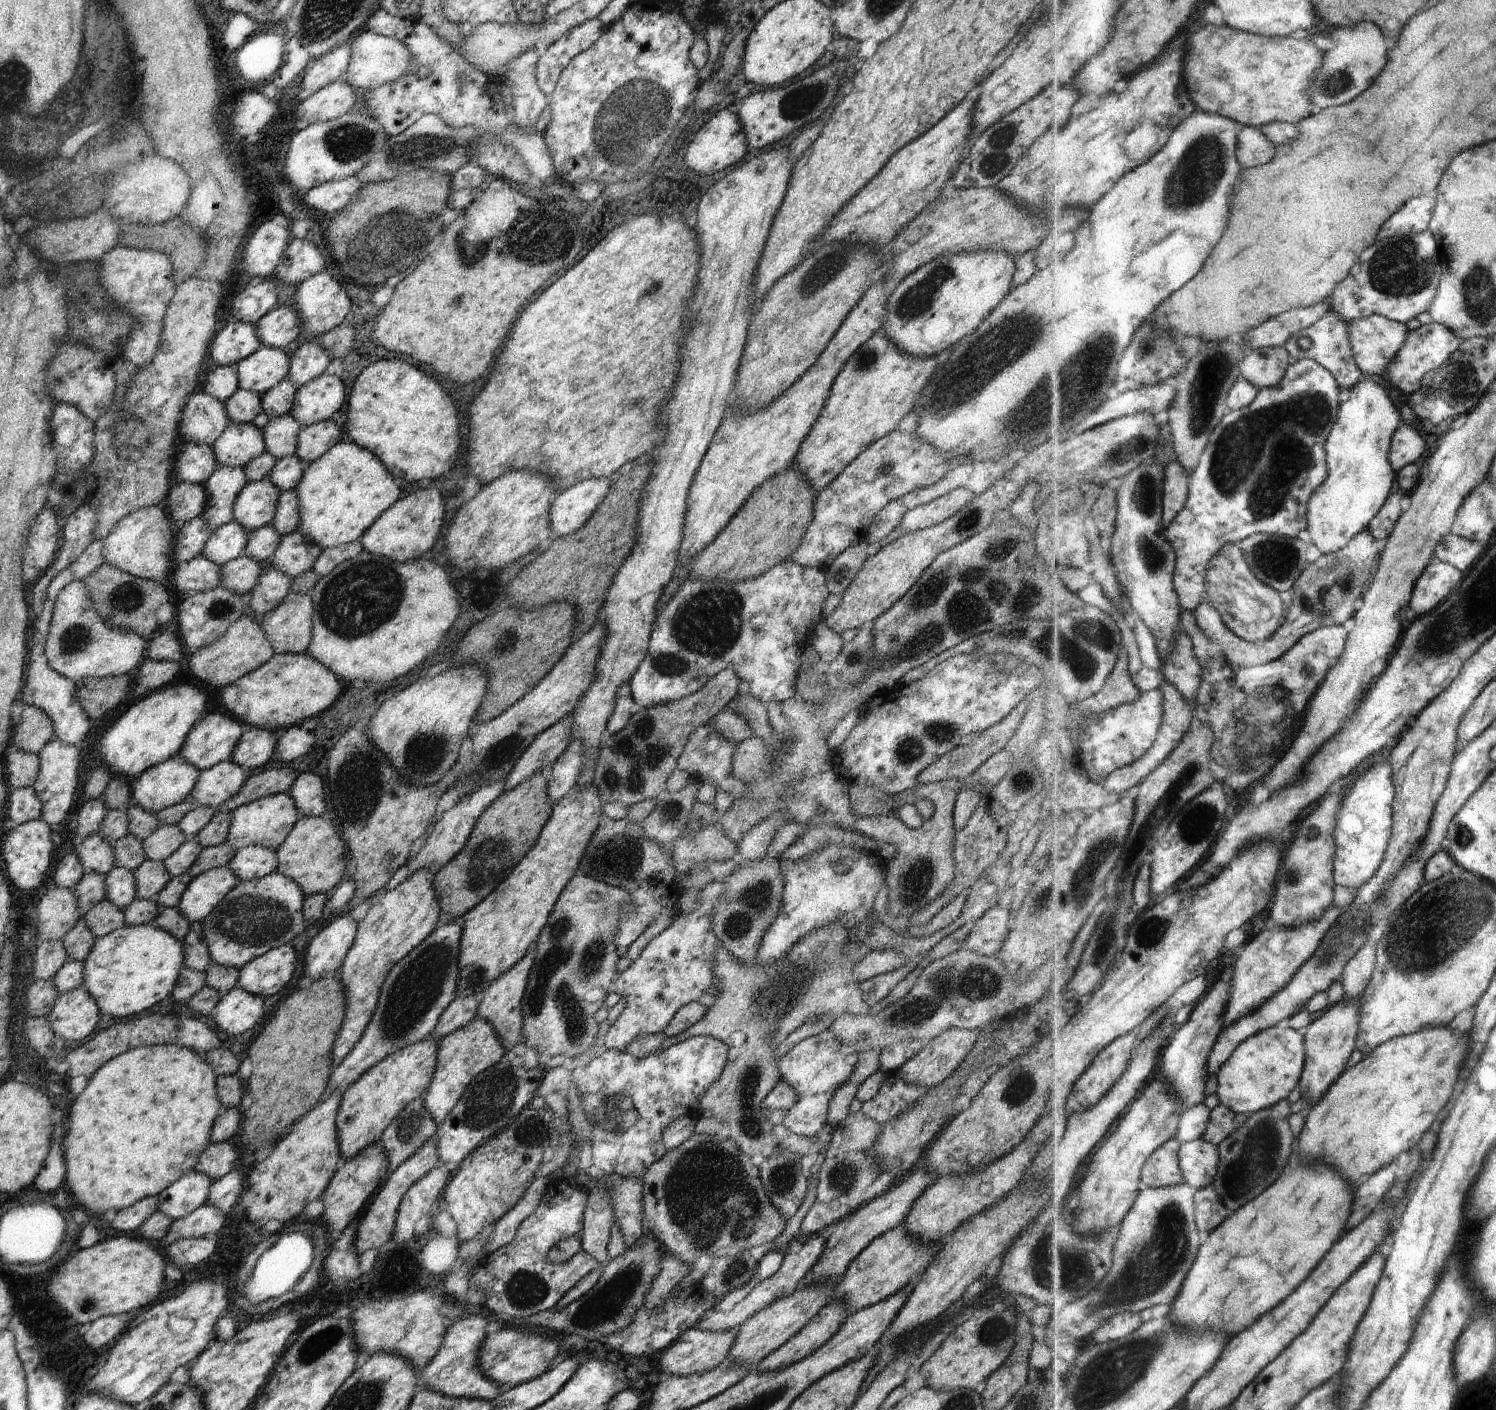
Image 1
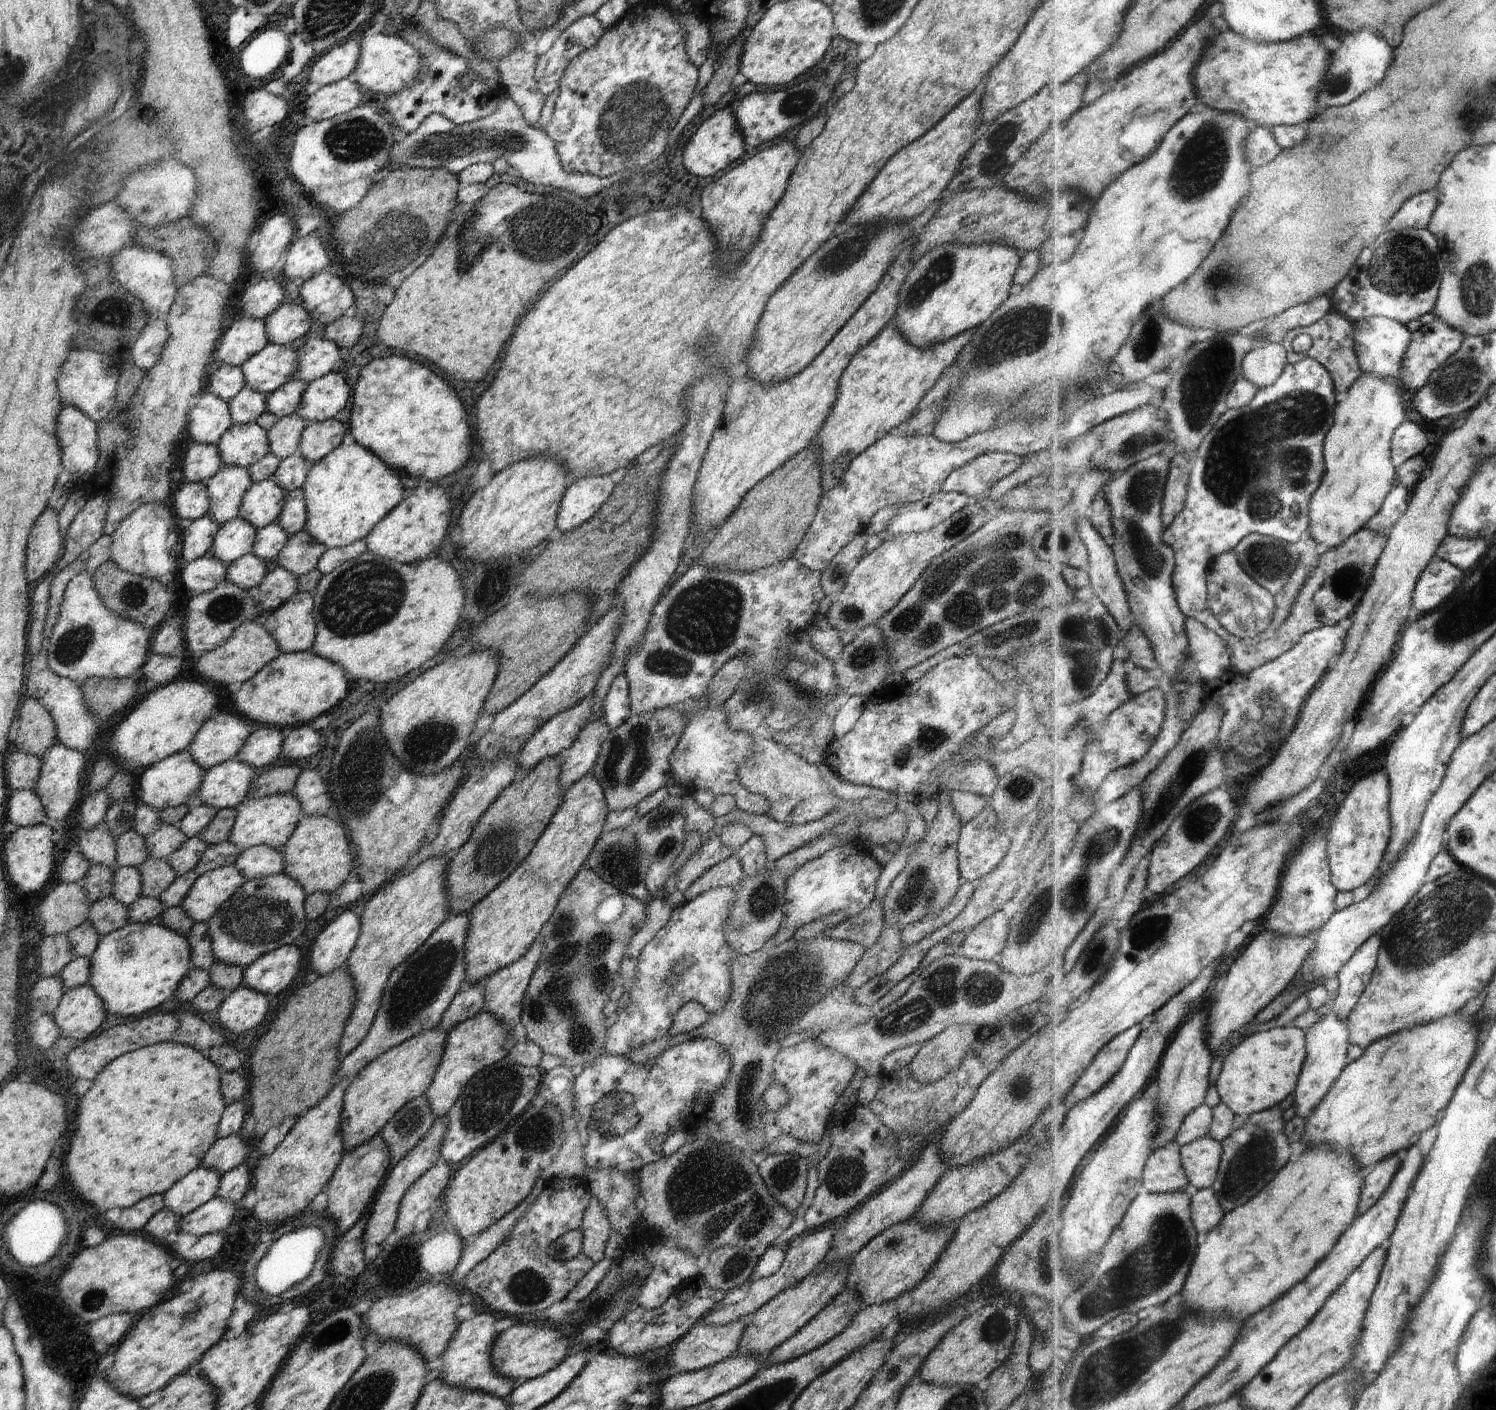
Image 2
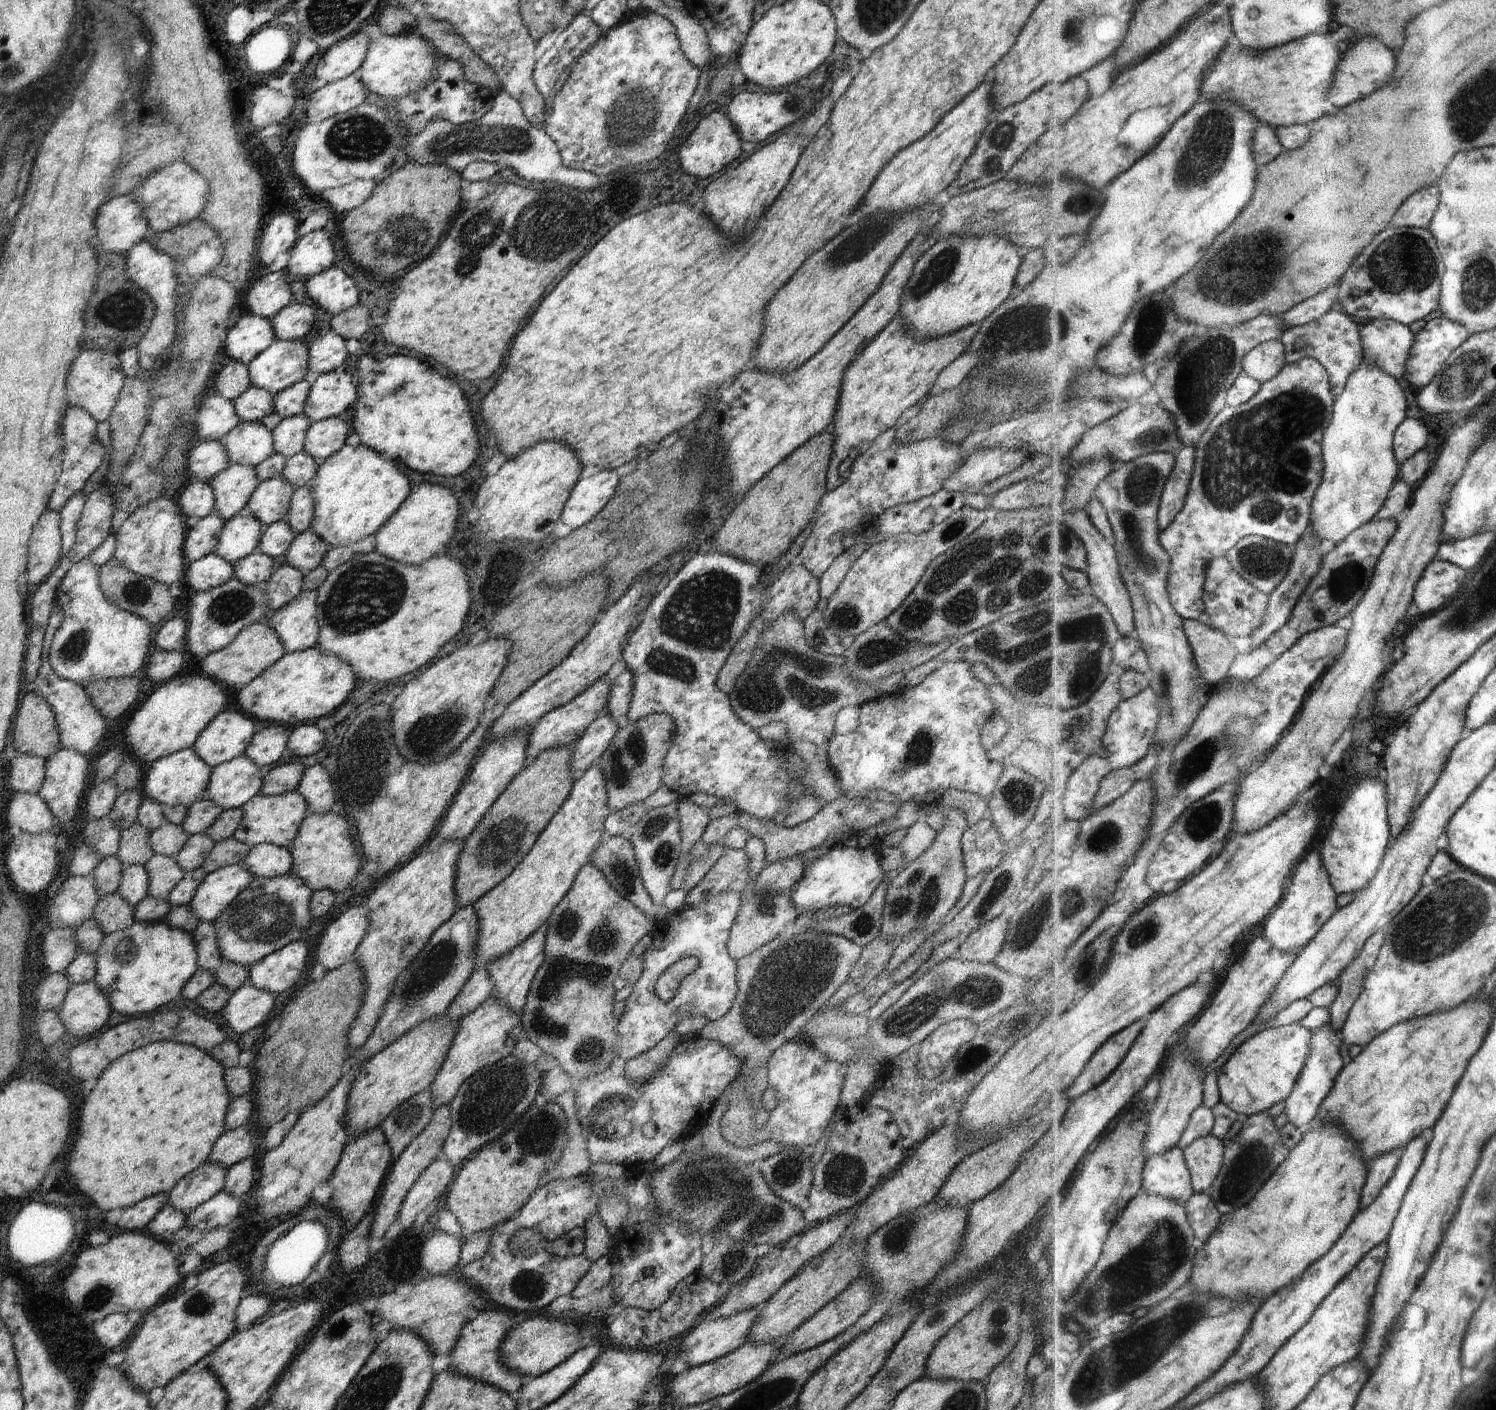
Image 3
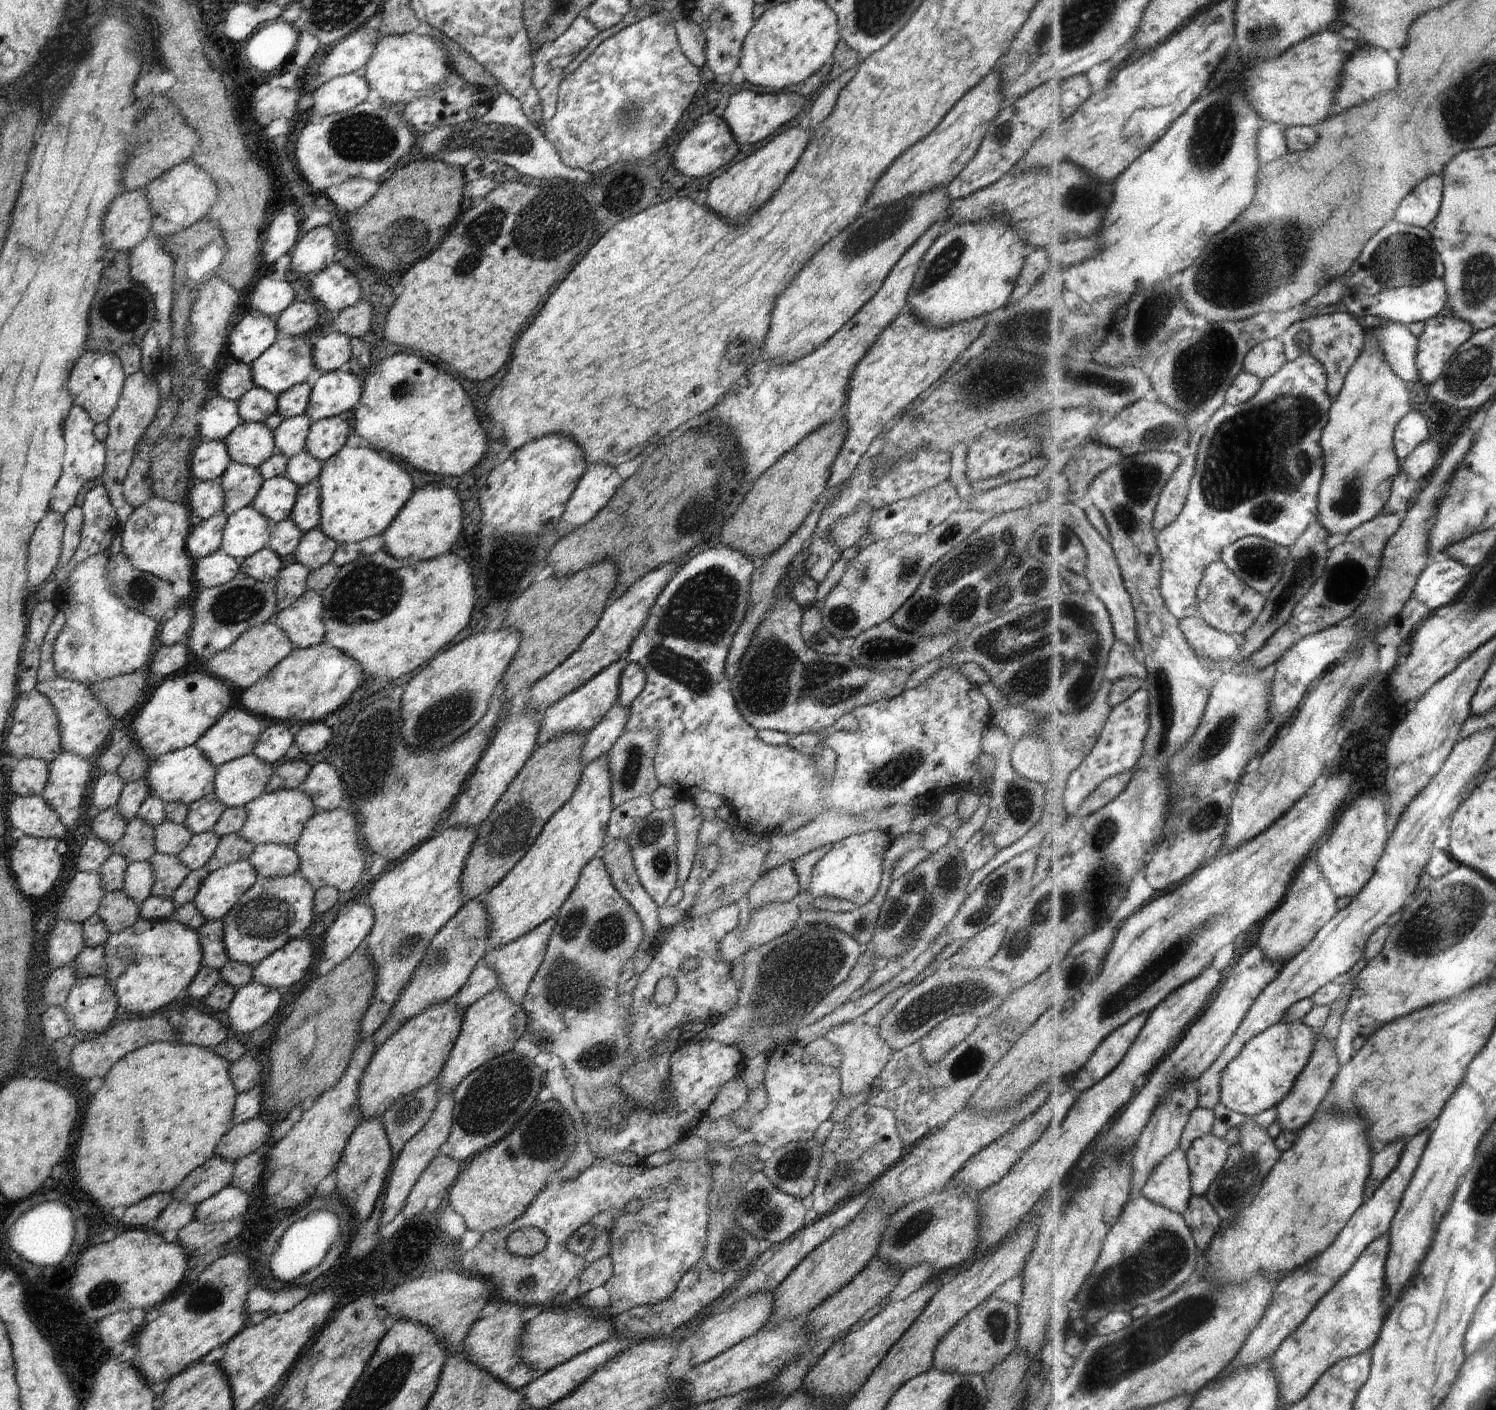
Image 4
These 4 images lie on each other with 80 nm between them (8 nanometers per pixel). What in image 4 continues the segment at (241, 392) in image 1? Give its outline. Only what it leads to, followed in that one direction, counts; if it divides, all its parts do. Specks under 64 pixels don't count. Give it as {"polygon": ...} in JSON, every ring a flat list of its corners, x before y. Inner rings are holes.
{"polygon":[[258,386,248,390,237,404,242,421,250,423,264,423,278,410,277,397]]}

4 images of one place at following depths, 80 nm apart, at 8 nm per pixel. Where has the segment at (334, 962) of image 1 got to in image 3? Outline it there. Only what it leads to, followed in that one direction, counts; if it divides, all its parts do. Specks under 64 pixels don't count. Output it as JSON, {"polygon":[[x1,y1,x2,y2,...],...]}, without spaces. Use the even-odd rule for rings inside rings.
{"polygon":[[361,907,350,908,338,916,338,920,320,934,320,946,316,948,316,960,327,972,353,960,360,942,368,930,366,911]]}

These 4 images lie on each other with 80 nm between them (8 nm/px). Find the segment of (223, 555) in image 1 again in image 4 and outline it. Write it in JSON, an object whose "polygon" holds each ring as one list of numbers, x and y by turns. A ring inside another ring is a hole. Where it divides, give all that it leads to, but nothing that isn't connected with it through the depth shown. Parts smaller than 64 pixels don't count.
{"polygon":[[251,505,227,518,221,551,238,560,246,560,266,549,273,523]]}

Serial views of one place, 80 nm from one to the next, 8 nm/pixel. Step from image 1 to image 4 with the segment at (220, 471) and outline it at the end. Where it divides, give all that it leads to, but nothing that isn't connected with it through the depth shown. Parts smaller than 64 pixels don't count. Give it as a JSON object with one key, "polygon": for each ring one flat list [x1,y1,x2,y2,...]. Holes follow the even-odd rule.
{"polygon":[[235,461,230,462,224,475,219,479,224,488,224,512,231,516,234,512,251,505,256,494,260,492,264,478,258,468,242,465]]}

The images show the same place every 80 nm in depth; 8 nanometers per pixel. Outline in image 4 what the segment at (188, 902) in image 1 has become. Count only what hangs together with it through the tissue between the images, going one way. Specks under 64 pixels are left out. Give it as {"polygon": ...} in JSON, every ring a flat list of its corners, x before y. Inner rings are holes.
{"polygon":[[240,860,209,874,193,901,206,921,221,920,258,878,248,860]]}

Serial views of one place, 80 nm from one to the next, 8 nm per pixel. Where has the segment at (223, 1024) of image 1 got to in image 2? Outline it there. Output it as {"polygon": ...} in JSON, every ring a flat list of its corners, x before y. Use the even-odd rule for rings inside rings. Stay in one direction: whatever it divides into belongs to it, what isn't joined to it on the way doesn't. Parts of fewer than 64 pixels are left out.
{"polygon":[[240,985,220,1004,218,1018,233,1034,242,1034,260,1024,270,1008,268,998,262,992]]}

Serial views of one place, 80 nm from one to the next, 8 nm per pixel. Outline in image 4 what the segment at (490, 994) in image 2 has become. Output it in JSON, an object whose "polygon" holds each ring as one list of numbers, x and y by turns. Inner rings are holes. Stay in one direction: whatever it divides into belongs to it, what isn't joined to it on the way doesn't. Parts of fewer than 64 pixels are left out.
{"polygon":[[552,916,549,920,540,924,540,926,536,926,528,934,524,934,524,936,520,936,520,938,510,942,510,944,498,946,498,948,493,950,487,950,484,963,489,968,494,968,494,972,498,974,499,988,502,988,512,998,512,1002,522,1005,522,1000,526,996,530,982,536,975,536,972,538,972,540,964,544,961,548,942,555,926,556,916]]}

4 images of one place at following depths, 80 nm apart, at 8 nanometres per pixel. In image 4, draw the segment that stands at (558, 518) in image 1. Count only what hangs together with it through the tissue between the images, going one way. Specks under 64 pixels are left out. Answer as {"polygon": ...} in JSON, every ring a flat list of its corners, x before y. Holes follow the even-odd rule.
{"polygon":[[600,462,589,466,570,496,562,519,575,527,587,524,609,504,622,484,616,467]]}

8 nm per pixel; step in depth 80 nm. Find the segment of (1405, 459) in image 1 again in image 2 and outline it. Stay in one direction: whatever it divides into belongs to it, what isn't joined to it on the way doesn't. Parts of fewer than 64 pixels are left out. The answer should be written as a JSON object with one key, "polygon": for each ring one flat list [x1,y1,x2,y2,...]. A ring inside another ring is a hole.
{"polygon":[[1408,420,1396,431,1394,444,1396,444,1394,446,1394,460,1398,468,1409,460,1423,455,1424,450,1430,446,1424,430,1418,423]]}

